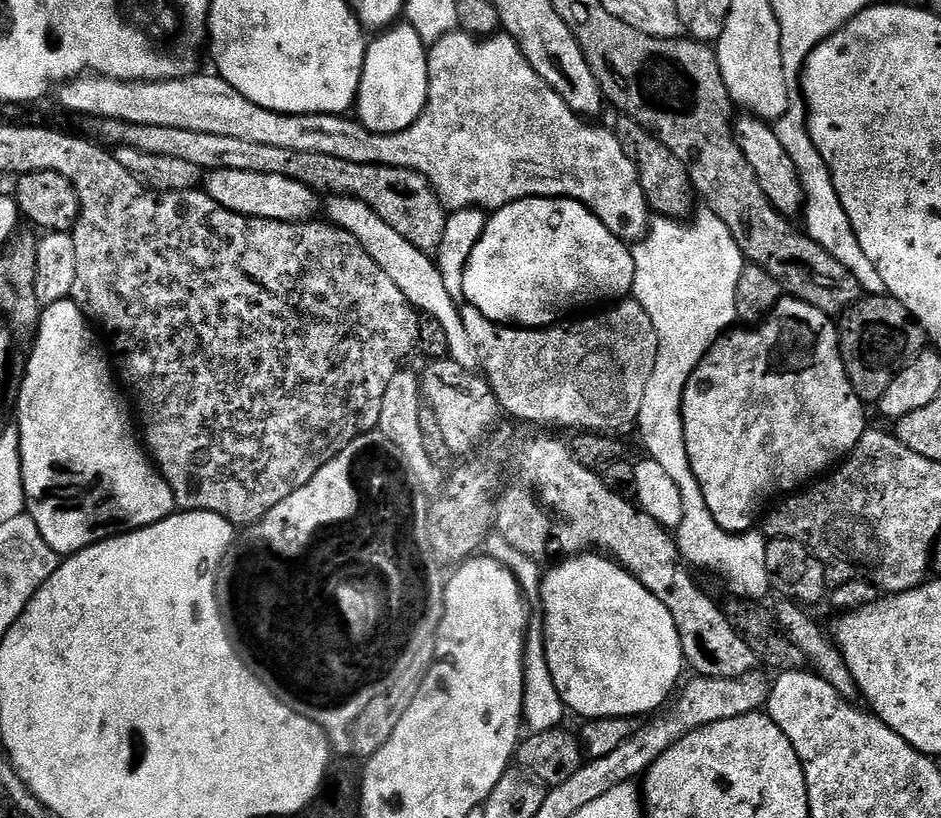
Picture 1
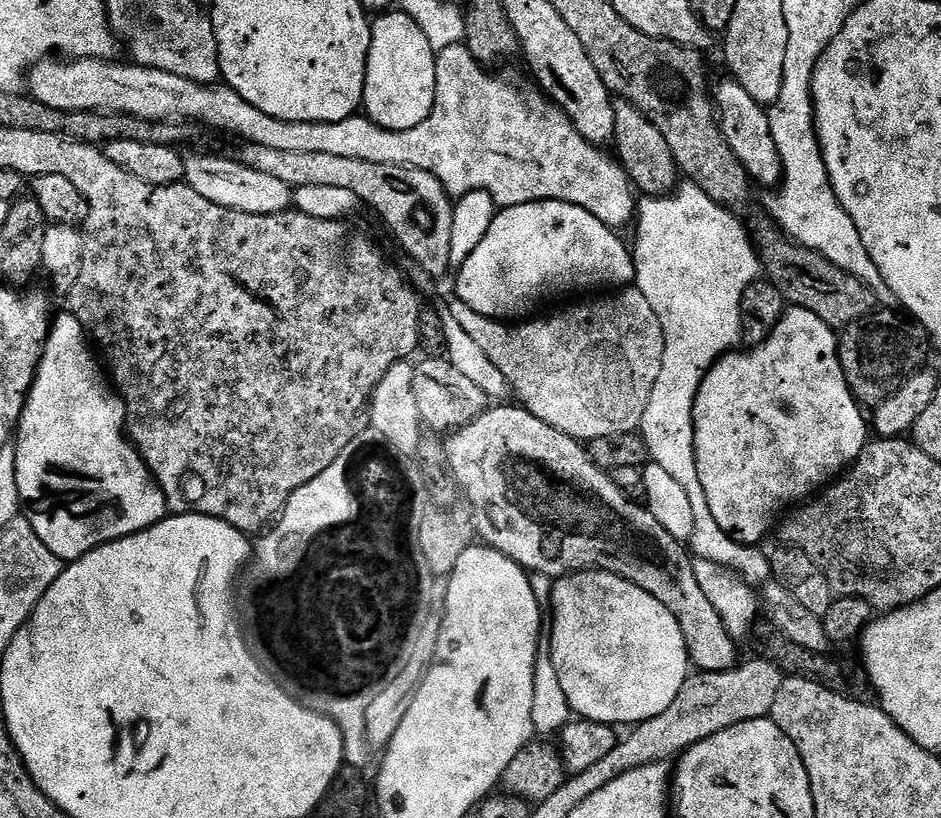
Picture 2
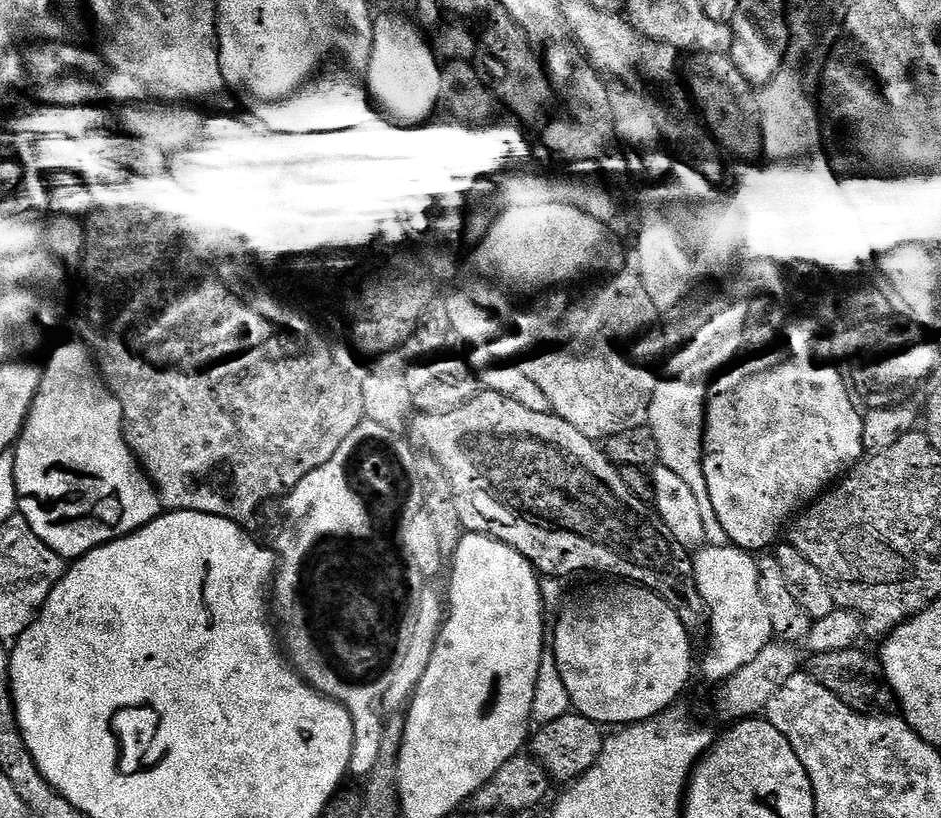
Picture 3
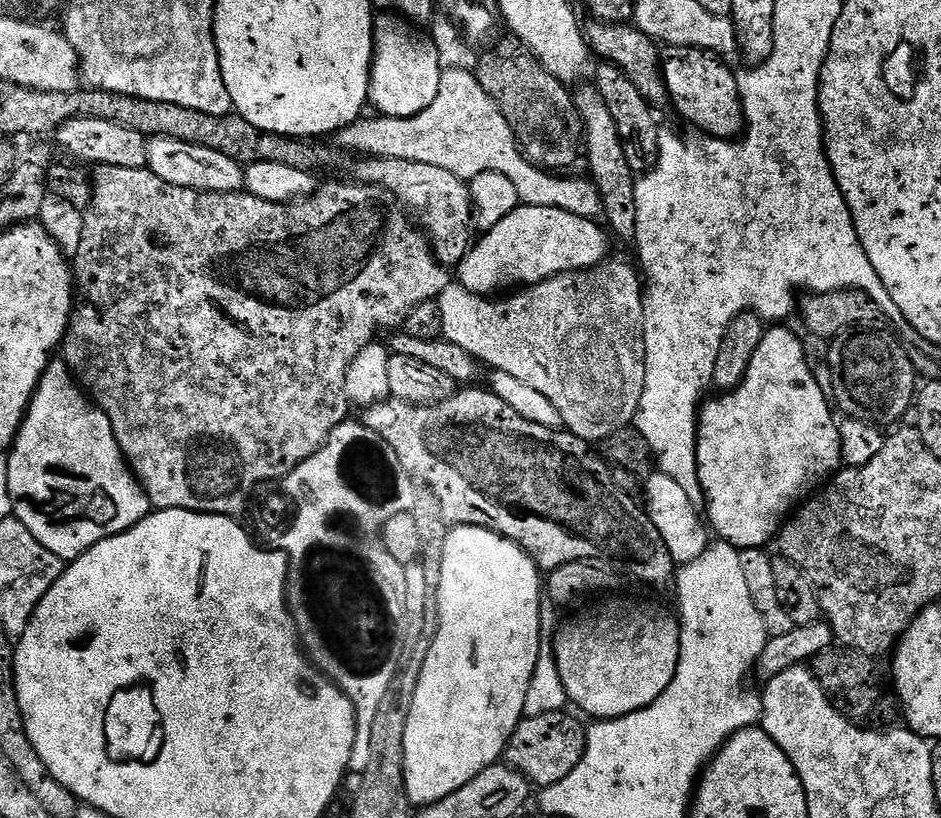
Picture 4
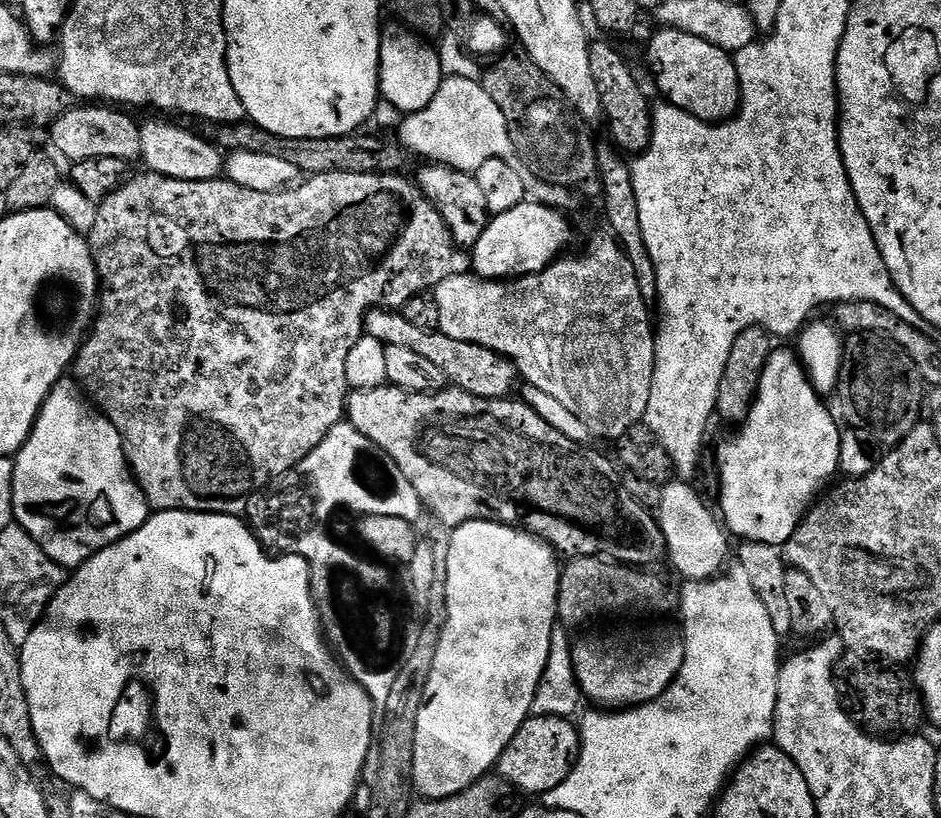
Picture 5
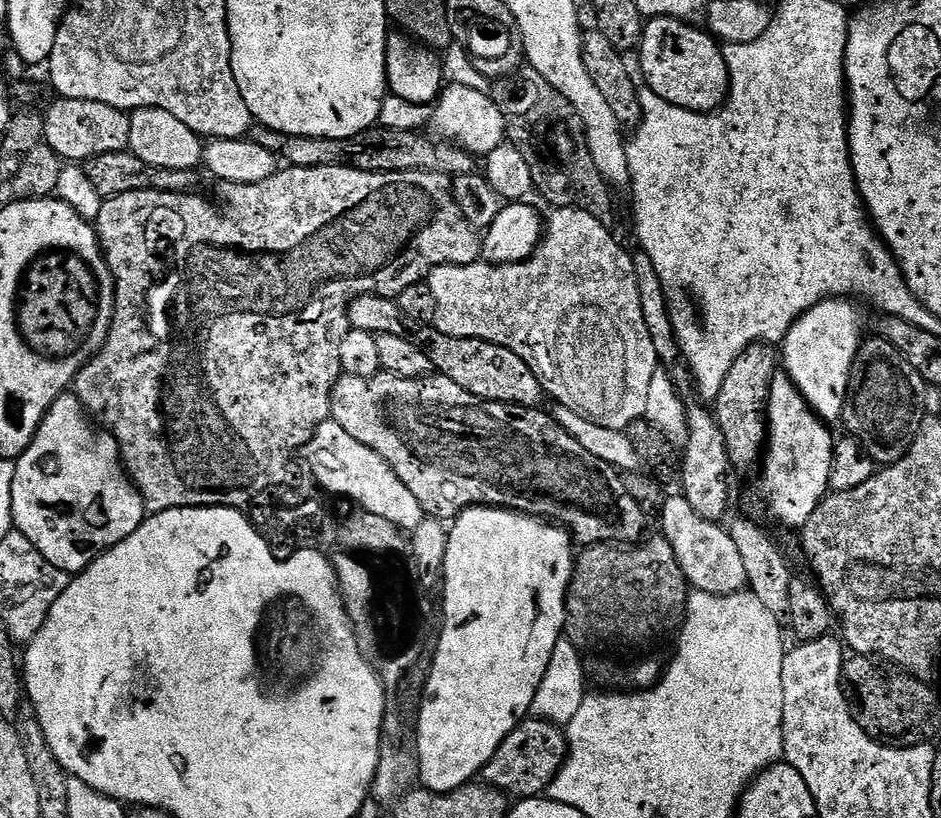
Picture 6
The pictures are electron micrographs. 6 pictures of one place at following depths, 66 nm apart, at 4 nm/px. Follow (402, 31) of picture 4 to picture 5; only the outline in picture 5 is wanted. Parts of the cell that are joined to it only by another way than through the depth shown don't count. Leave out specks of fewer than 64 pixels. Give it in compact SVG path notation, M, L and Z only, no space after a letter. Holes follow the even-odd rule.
M385 27L380 41L380 95L389 104L393 104L402 114L420 112L430 106L431 100L438 93L440 81L445 78L440 65L440 54L431 43L425 42L419 35L413 34L407 27Z

